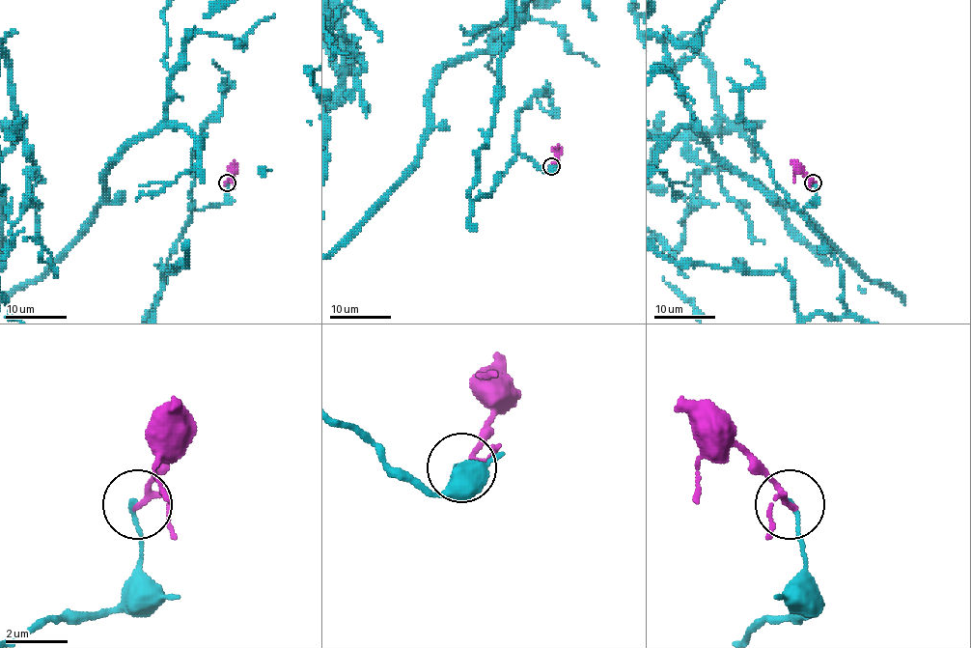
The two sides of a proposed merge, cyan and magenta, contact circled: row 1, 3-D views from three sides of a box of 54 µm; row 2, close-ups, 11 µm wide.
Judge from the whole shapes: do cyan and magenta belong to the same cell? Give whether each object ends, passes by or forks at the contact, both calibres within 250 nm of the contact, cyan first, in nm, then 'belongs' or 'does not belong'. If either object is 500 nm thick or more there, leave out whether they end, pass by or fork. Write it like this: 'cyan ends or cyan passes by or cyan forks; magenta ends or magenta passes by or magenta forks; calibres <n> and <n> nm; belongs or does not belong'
cyan ends; magenta passes by; calibres 120 and 170 nm; does not belong

